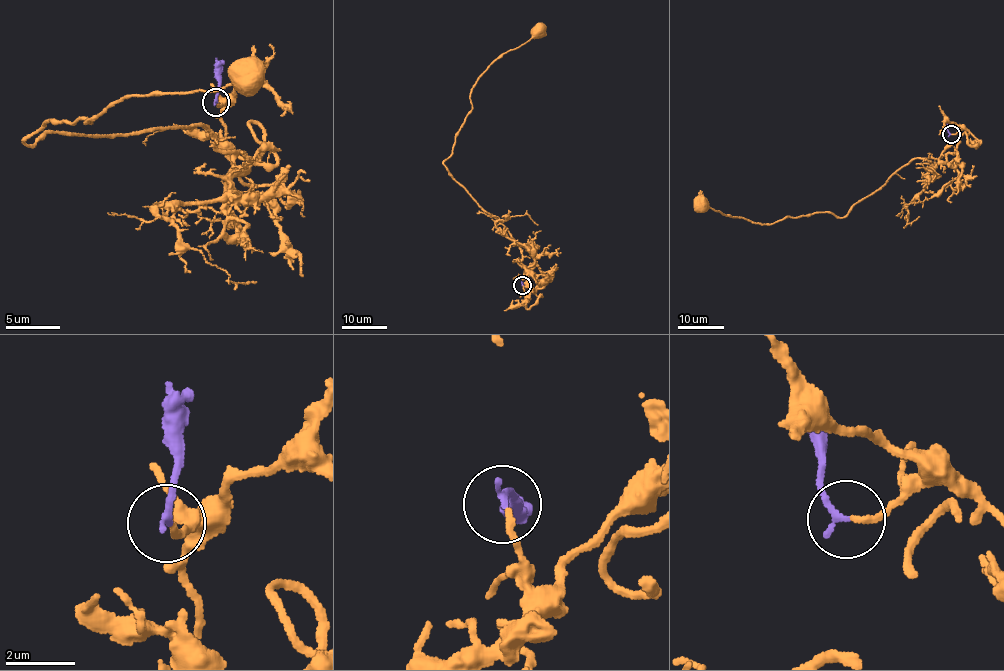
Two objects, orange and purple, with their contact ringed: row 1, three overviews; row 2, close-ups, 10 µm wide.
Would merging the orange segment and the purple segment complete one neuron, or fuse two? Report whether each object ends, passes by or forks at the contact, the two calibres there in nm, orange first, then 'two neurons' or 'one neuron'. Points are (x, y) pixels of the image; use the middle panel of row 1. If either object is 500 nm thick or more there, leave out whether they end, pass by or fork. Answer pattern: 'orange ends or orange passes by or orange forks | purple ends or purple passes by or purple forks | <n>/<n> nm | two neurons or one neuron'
orange ends | purple ends | 170/220 nm | one neuron

